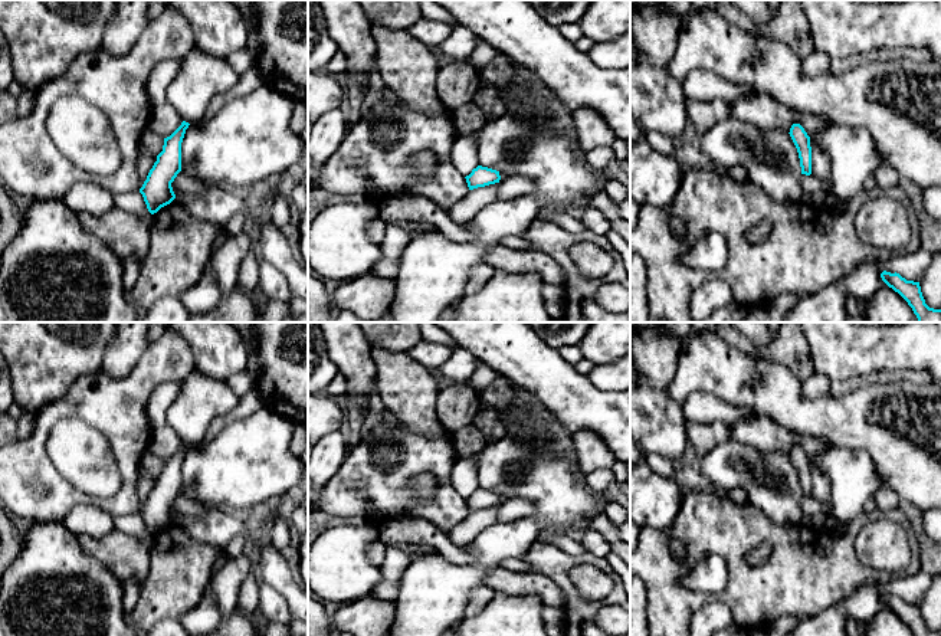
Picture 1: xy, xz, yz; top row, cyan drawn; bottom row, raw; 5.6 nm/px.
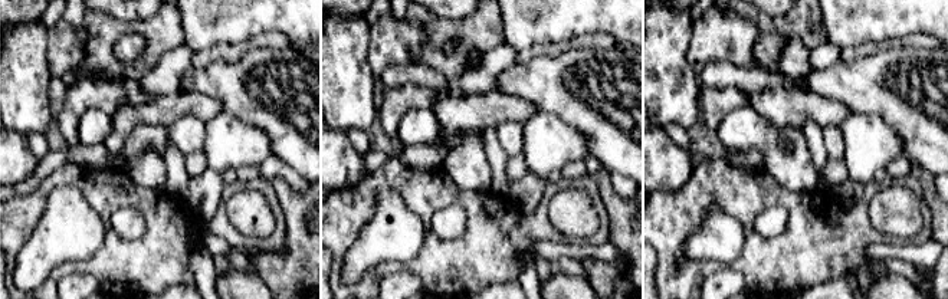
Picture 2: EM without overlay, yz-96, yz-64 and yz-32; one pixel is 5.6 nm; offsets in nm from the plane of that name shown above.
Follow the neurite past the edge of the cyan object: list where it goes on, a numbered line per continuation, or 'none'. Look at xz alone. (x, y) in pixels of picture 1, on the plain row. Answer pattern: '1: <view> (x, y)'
none

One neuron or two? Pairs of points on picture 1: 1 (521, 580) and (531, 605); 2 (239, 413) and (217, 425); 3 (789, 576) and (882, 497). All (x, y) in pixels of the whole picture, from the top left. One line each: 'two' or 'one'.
1: two
2: one
3: two

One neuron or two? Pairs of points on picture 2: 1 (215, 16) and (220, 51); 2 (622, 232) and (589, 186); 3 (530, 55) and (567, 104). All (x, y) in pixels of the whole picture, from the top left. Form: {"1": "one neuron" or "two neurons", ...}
{"1": "two neurons", "2": "two neurons", "3": "two neurons"}

